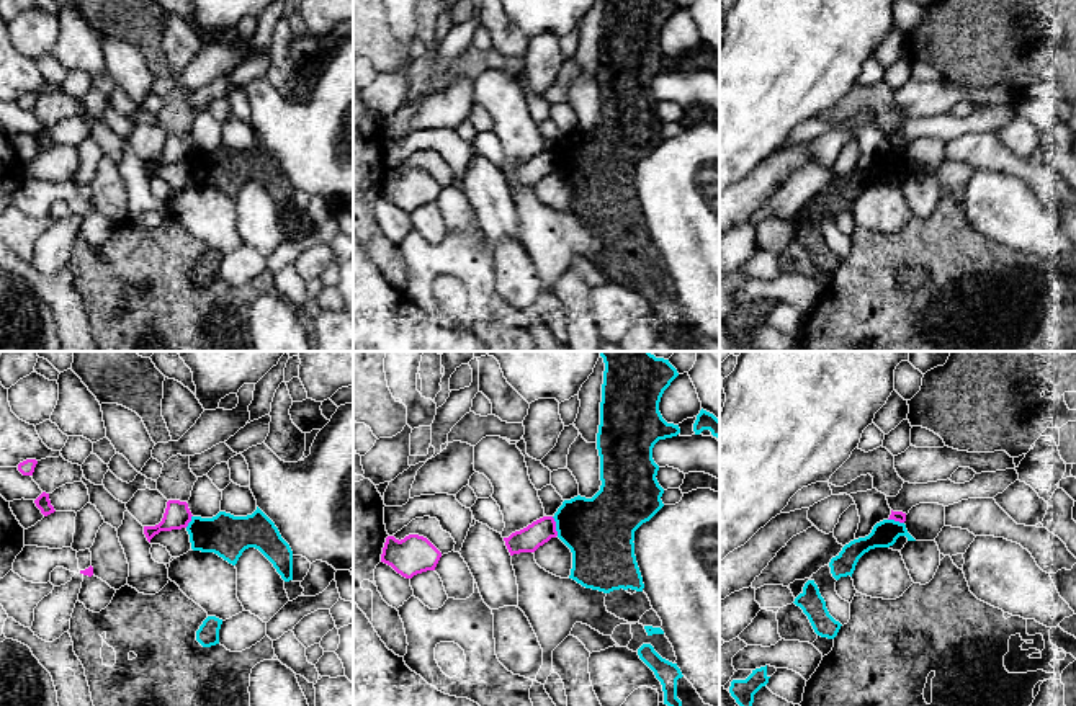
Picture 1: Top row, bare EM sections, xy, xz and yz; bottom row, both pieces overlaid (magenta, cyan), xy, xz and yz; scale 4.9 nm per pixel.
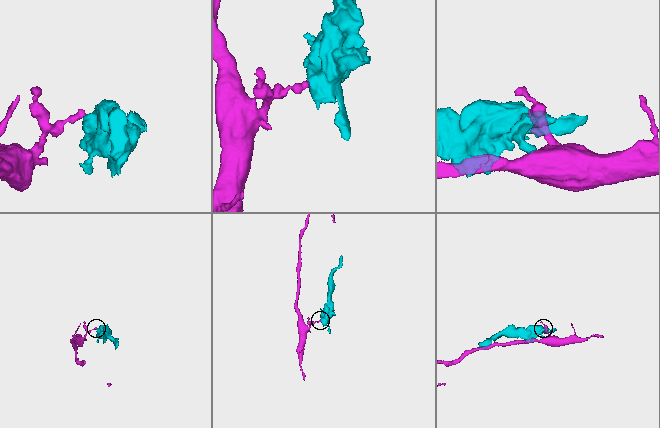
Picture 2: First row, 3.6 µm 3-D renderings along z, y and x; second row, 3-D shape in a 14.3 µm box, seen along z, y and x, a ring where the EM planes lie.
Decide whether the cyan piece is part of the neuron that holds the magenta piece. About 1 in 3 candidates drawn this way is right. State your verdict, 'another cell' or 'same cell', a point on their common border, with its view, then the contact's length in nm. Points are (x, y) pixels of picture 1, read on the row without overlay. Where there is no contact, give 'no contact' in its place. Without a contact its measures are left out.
another cell | xz (555, 160) | 100 nm

